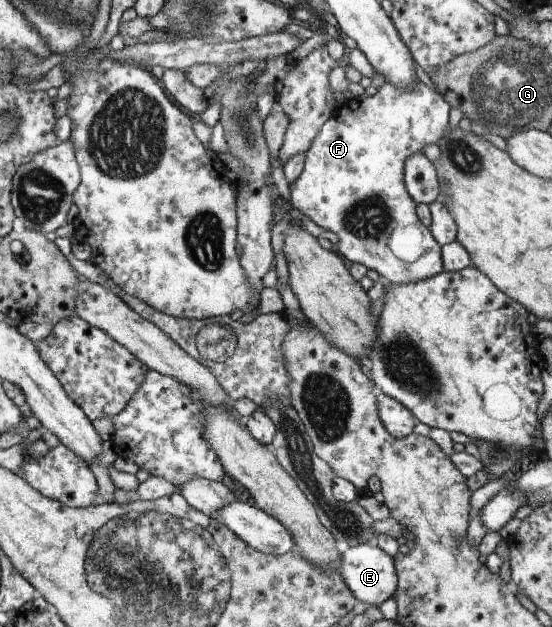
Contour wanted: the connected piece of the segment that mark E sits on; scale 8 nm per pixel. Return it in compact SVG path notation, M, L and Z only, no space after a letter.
M361 544L350 547L341 557L339 573L356 600L379 607L395 596L398 591L398 571L395 569L395 562L392 561L390 554L385 553L375 544Z

